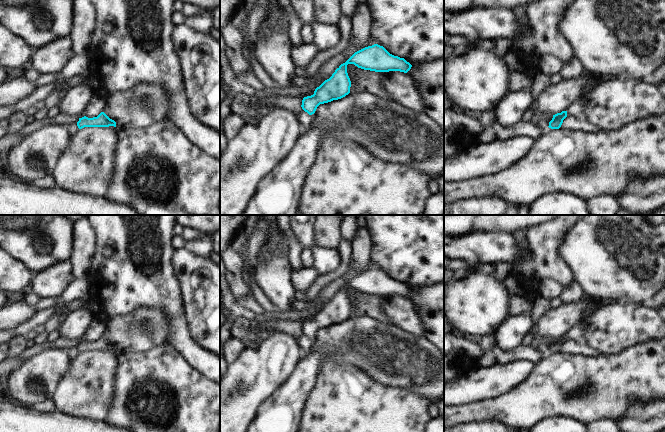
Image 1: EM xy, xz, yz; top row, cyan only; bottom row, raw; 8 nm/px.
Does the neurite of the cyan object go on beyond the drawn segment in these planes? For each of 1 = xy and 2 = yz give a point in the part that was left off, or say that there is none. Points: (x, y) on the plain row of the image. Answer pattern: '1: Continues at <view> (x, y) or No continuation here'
1: No continuation here
2: Continues at yz (575, 333)

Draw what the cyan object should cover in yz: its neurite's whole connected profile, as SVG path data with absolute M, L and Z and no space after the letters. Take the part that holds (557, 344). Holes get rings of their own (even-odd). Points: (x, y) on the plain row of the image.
M583 322L576 323L573 327L569 329L566 335L562 335L561 337L557 337L553 339L552 344L549 346L549 352L551 353L559 353L563 347L563 344L567 340L575 340L580 345L585 345L586 342L582 337L582 333L584 330Z

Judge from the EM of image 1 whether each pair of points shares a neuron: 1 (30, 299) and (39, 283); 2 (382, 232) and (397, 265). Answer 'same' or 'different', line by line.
1: different
2: same

